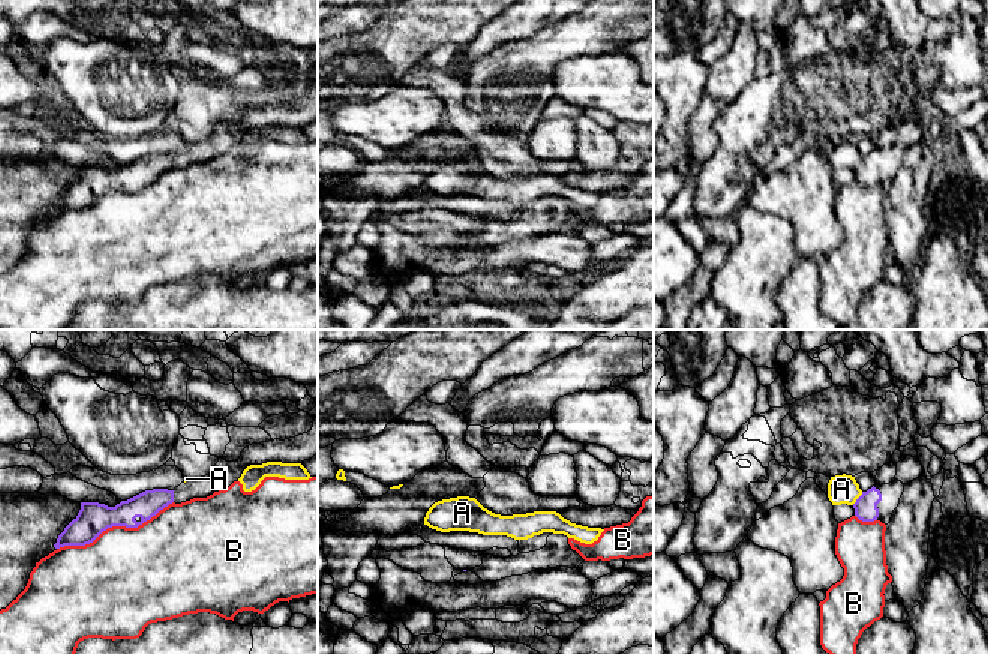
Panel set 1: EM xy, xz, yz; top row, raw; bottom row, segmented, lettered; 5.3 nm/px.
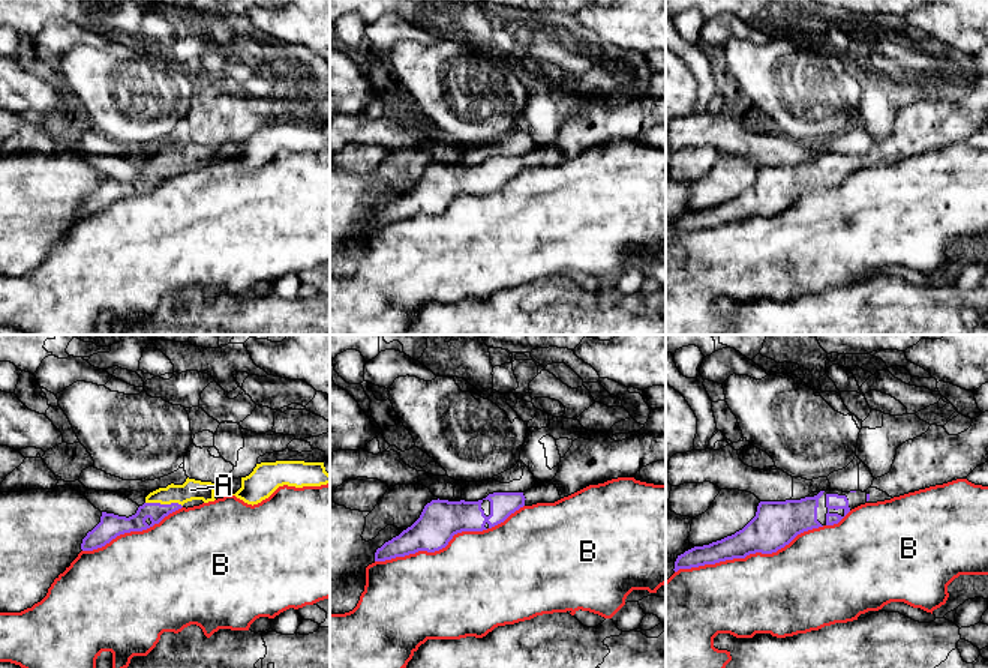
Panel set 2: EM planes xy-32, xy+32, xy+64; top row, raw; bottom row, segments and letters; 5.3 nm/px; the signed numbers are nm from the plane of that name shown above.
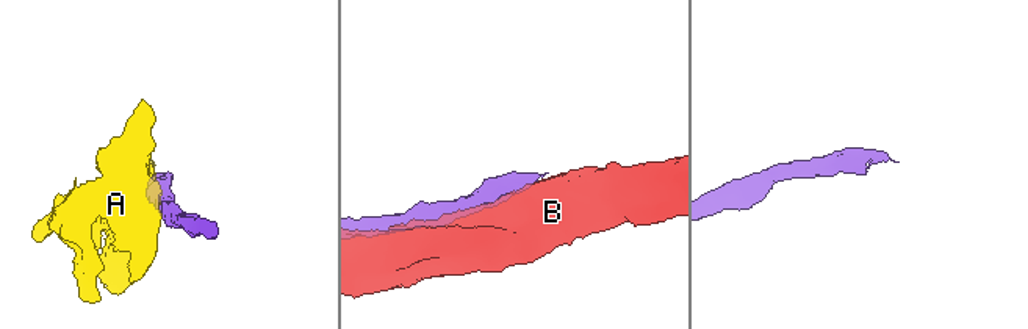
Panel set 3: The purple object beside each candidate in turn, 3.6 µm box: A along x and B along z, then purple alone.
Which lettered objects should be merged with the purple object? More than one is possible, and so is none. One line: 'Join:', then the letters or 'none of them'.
Join: none of them

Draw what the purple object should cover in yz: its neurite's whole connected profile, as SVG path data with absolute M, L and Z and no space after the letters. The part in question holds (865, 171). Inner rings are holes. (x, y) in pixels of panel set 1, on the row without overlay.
M894 144L889 148L876 148L856 164L853 168L855 180L862 186L880 184L888 189L894 174L900 168L904 148Z

